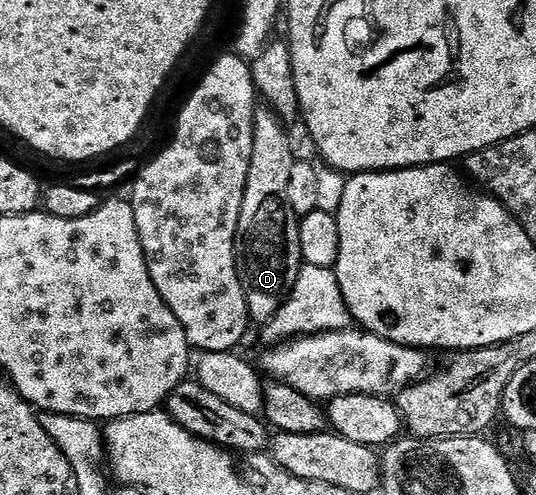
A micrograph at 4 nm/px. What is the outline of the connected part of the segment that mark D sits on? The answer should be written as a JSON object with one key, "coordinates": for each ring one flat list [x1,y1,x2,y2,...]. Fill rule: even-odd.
{"coordinates":[[267,108,257,109,254,116,254,148,250,152,250,172,246,172,246,192,242,196,242,212,238,216,238,228,236,229,236,271,238,272,238,280,242,284,242,292,246,296,246,308,248,309,249,319,253,323,260,322,259,324,266,324,282,308,282,304,288,299,290,292,294,288,294,284,298,280,300,267,304,265,302,244,298,240,300,219,296,217,295,212,290,208,288,197,286,196,286,188,290,184,290,172,298,161,298,154,292,151,292,142,288,139,284,130,286,130,285,125,279,118,272,115,271,110]]}

